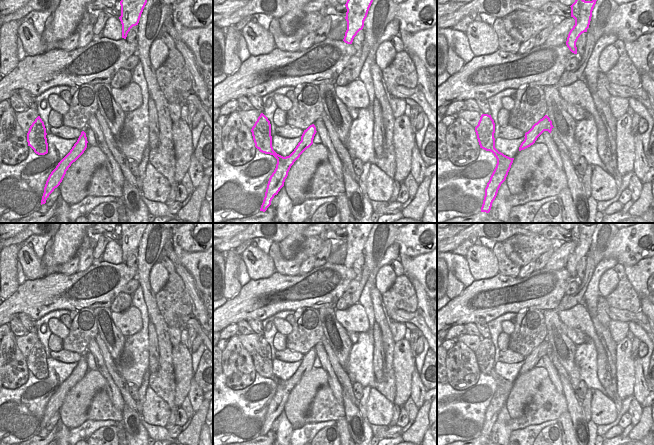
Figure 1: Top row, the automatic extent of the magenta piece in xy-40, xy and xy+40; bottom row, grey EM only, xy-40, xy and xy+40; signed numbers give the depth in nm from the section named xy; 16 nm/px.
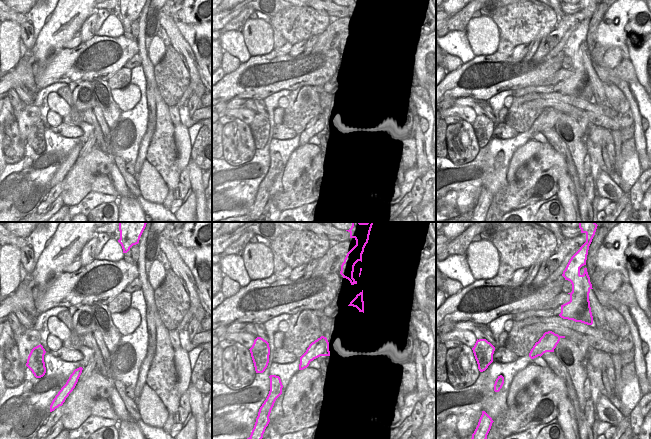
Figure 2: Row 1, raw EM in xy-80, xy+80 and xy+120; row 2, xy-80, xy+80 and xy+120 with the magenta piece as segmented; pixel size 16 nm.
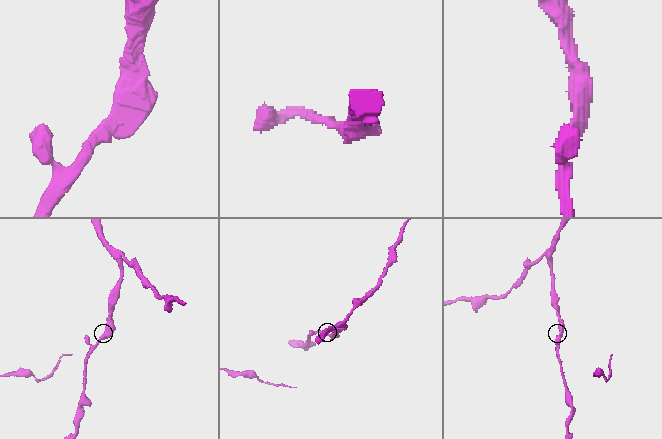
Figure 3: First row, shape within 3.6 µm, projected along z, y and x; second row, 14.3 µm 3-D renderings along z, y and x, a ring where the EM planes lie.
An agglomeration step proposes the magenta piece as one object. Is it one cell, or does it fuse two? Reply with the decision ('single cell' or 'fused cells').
single cell

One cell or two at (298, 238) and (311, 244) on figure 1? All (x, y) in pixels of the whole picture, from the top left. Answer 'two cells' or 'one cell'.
two cells

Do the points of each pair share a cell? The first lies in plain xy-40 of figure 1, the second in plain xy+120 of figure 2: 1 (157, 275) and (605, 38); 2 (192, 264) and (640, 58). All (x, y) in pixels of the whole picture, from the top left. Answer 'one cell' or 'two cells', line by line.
1: two cells
2: one cell

